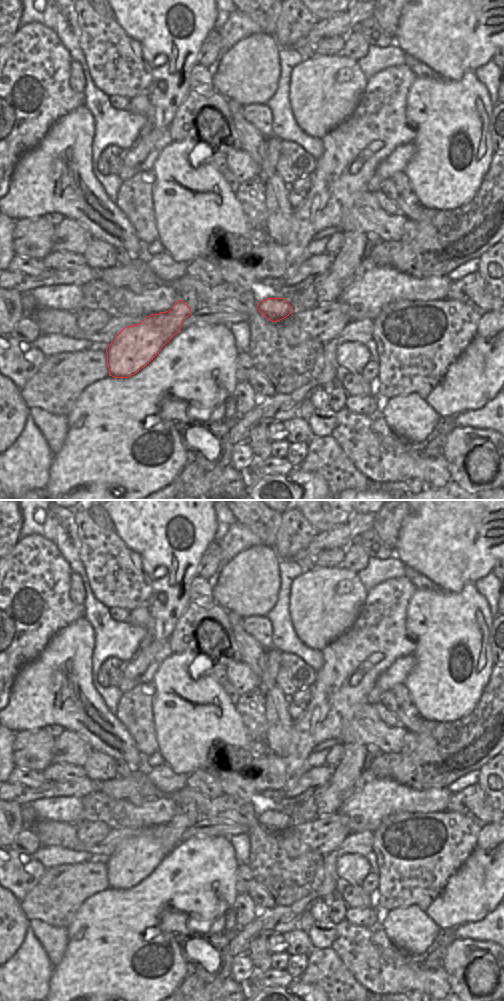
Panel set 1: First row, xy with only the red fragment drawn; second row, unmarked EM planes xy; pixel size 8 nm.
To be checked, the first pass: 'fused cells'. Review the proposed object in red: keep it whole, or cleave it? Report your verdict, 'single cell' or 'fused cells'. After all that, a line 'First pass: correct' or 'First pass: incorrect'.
single cell
First pass: incorrect

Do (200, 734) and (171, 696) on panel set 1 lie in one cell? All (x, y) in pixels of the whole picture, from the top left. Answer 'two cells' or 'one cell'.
one cell

